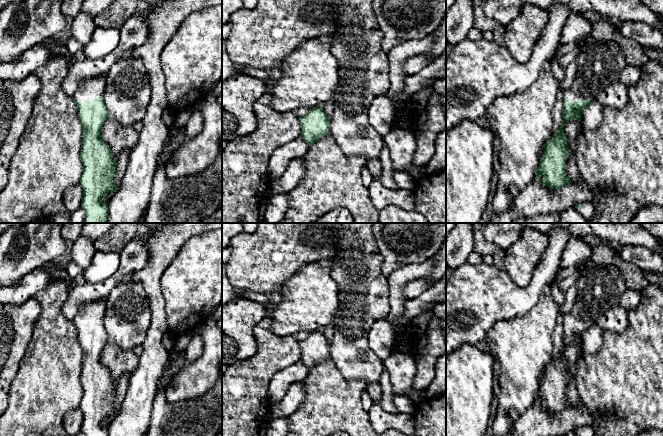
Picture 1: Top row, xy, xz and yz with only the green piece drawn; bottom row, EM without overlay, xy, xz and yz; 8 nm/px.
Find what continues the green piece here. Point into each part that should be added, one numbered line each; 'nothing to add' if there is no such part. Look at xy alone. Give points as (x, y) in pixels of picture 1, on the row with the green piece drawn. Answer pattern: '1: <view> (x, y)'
1: xy (91, 89)

